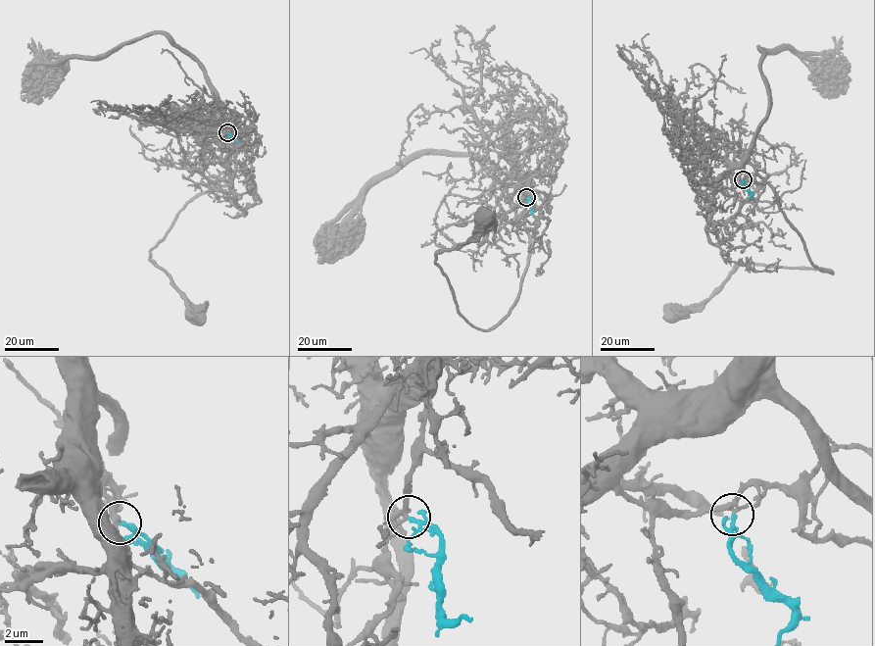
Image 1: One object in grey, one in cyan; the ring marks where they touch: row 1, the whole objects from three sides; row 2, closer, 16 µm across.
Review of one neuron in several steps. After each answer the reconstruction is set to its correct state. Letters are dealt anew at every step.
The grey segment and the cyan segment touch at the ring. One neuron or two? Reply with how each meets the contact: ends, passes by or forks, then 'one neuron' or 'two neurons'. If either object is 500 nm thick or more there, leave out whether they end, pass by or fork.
grey forks there; cyan passes by; one neuron

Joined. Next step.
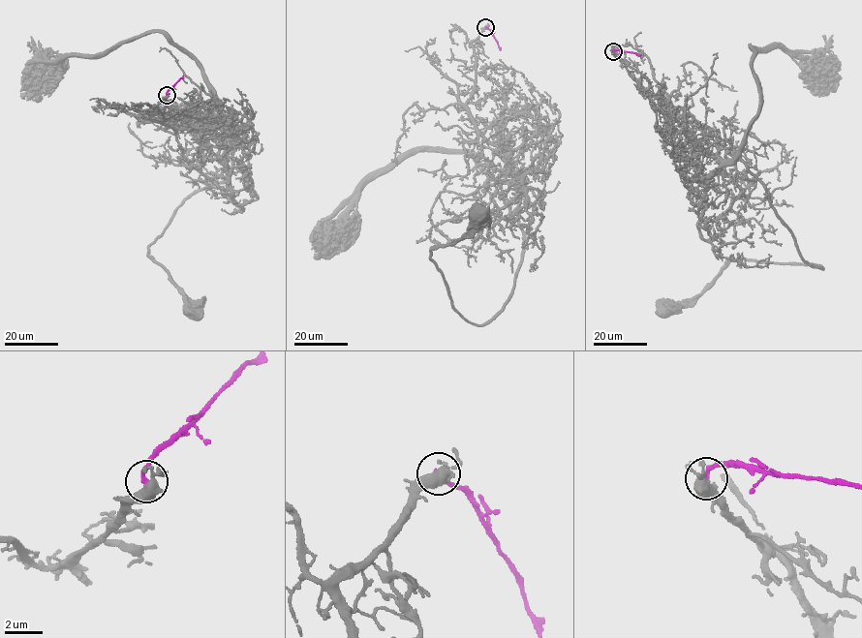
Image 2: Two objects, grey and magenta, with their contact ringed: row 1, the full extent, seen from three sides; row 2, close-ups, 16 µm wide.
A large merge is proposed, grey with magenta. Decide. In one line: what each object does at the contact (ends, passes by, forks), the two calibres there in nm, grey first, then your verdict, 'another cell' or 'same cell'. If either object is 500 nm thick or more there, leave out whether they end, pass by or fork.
grey forks | magenta ends | 420/240 nm | same cell

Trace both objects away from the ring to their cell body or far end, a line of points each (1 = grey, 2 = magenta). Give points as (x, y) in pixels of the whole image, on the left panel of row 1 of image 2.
1: (167, 95), (160, 122), (202, 129), (220, 112), (235, 150), (230, 178), (187, 197), (148, 247), (190, 310)
2: (167, 95), (183, 75)

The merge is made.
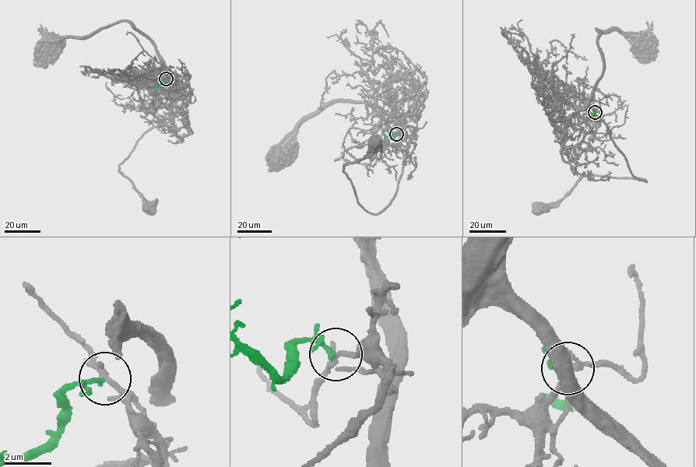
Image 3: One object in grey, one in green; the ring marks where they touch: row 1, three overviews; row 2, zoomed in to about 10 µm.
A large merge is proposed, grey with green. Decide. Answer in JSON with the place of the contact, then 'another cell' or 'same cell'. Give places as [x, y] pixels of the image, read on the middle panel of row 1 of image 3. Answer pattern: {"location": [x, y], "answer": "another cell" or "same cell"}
{"location": [396, 134], "answer": "another cell"}

